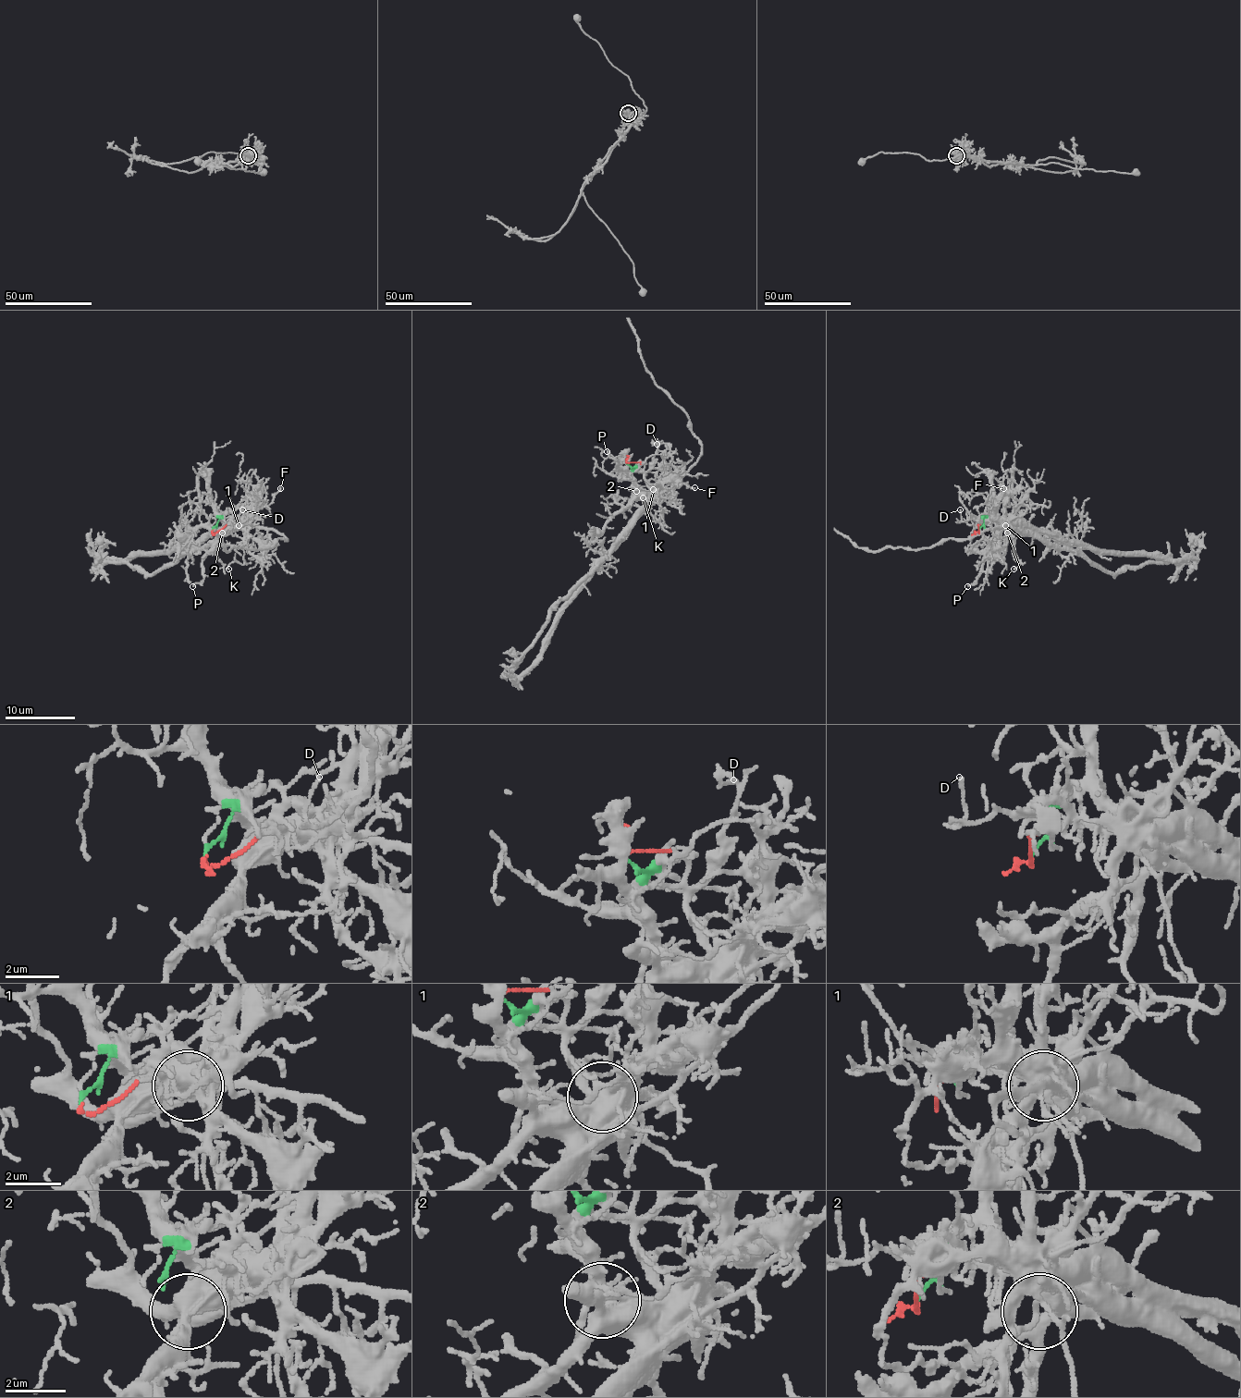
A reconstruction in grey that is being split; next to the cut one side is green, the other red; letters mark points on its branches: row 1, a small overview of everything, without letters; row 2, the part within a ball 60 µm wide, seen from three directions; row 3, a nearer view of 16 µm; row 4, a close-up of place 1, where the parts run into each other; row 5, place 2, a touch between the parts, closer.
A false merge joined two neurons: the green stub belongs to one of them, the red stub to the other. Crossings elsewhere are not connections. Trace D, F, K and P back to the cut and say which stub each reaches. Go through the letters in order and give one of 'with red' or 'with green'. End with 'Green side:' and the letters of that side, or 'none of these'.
D: with red
F: with red
K: with red
P: with green
Green side: P

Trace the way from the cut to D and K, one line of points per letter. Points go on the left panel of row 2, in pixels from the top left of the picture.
D: (212, 530), (218, 532), (236, 516), (243, 521), (238, 520), (241, 508)
K: (212, 530), (218, 532), (229, 521), (243, 530), (243, 562), (233, 562), (227, 567), (229, 569)

